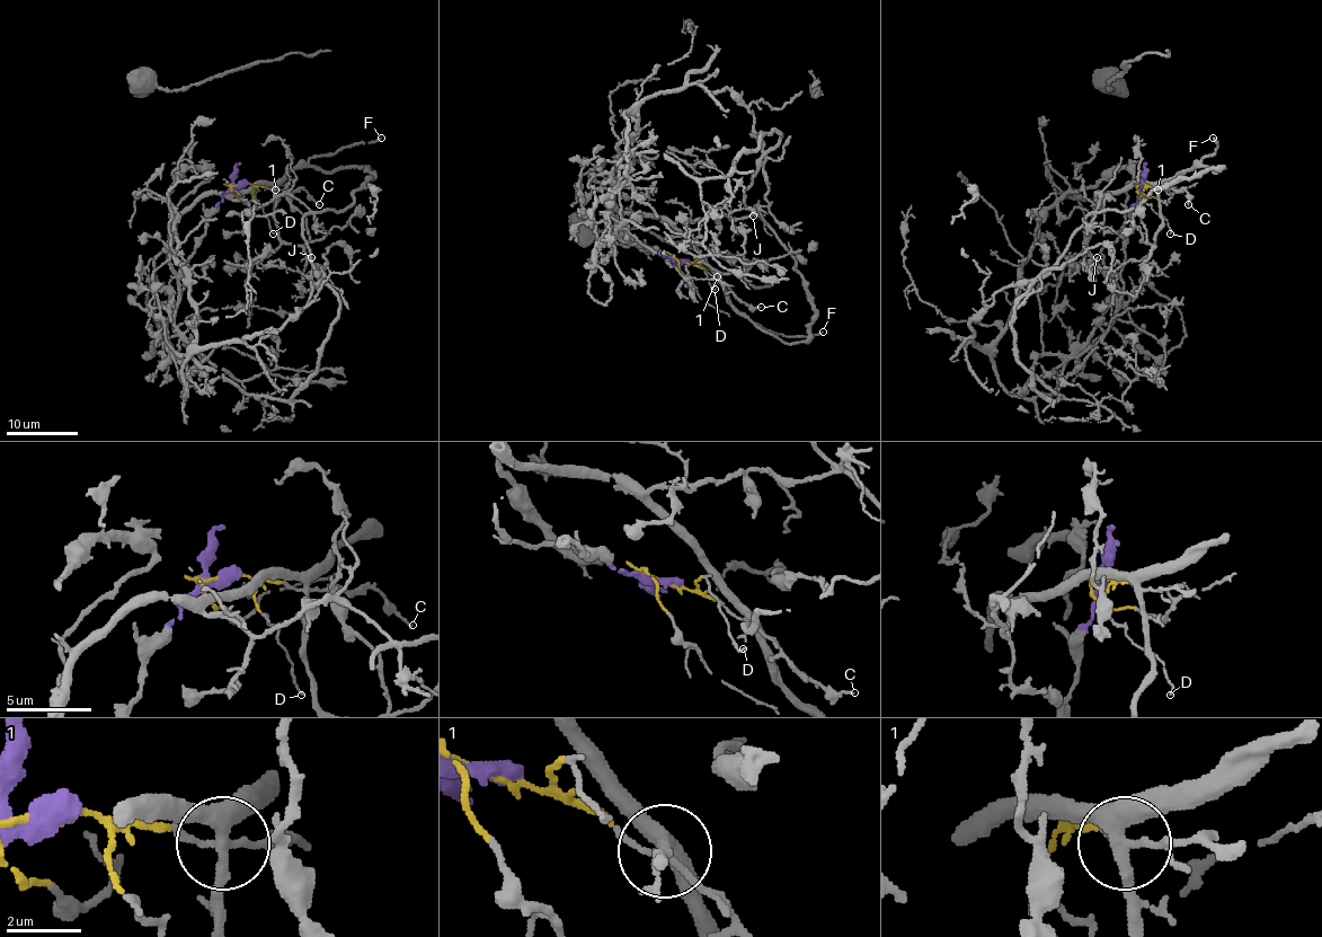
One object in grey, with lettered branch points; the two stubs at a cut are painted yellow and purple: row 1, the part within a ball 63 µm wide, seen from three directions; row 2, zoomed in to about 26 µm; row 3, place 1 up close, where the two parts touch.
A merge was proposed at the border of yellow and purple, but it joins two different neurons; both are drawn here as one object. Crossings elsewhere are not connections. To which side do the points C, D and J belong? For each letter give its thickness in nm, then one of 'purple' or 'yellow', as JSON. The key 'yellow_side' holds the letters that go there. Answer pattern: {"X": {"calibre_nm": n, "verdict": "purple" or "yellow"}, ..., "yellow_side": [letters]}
{"C": {"calibre_nm": 150, "verdict": "yellow"}, "D": {"calibre_nm": 110, "verdict": "yellow"}, "J": {"calibre_nm": 150, "verdict": "purple"}, "yellow_side": ["C", "D"]}

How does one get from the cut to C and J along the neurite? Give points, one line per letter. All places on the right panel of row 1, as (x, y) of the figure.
C: (1141, 186), (1183, 189), (1189, 204)
J: (1141, 186), (1123, 268), (1088, 250), (1094, 199), (1135, 184), (1155, 189), (1155, 242), (1089, 275), (1097, 257)

